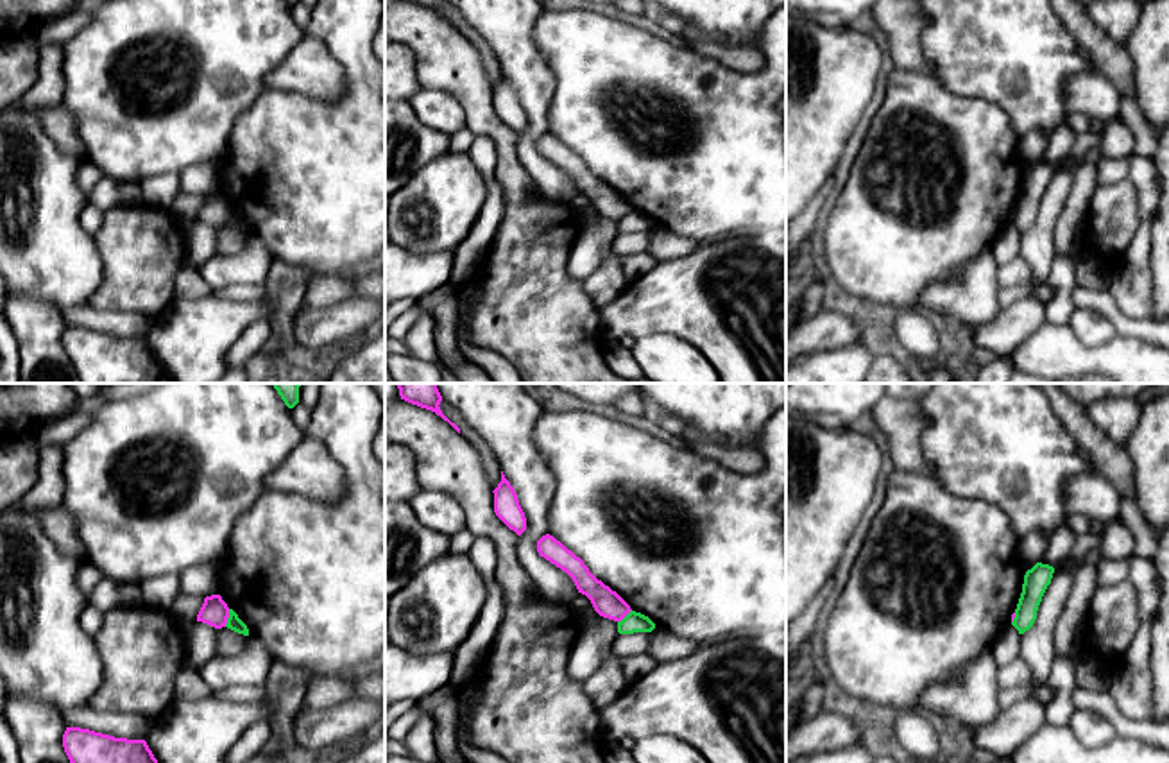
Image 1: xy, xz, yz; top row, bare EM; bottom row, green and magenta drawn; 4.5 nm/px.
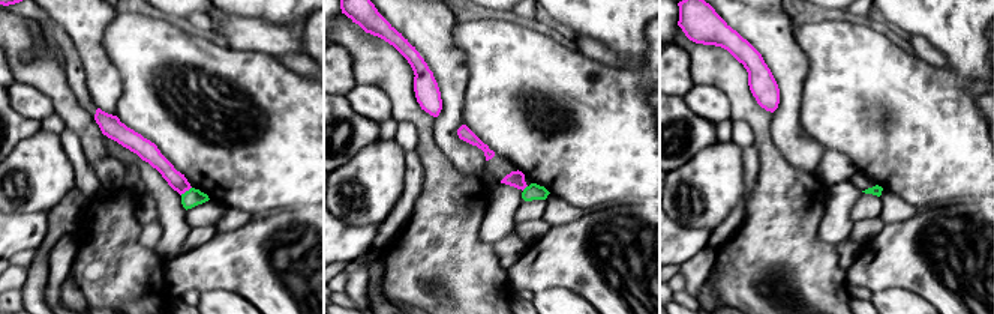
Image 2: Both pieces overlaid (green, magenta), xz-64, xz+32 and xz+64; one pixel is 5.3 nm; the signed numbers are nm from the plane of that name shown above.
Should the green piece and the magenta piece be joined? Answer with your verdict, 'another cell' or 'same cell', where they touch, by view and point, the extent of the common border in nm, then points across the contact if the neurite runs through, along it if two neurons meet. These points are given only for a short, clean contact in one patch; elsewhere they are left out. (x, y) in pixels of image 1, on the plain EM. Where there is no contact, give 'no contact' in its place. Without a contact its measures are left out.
another cell | xy (228, 217) | 80 nm | along xy (230, 208), (224, 224)

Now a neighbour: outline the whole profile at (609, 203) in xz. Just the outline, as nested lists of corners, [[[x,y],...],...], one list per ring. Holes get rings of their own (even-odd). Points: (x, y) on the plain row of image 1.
[[[546,133],[537,140],[537,150],[541,156],[566,170],[578,192],[585,193],[594,210],[609,219],[621,220],[632,208],[630,204],[609,184],[598,179],[580,156],[567,149],[553,134]]]

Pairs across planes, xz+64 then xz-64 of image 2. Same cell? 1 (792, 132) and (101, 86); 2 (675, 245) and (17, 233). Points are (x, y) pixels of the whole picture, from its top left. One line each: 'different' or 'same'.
1: same
2: same

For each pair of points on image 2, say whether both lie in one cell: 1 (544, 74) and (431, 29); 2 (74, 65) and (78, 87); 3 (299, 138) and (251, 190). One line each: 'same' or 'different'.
1: different
2: same
3: same

